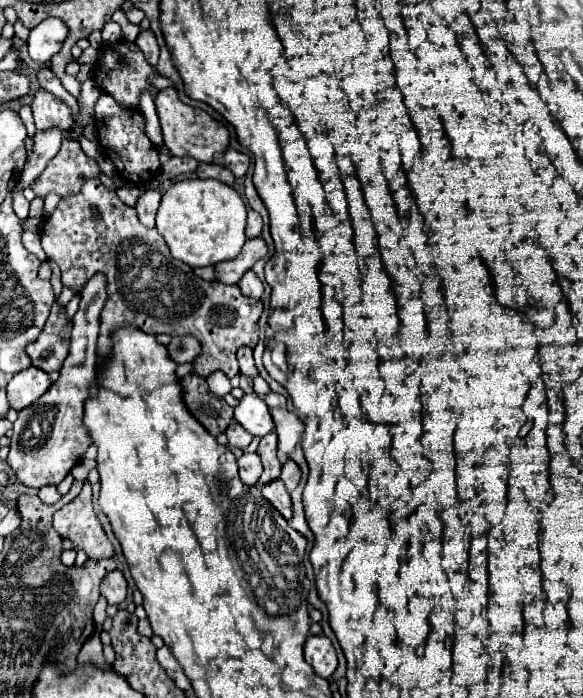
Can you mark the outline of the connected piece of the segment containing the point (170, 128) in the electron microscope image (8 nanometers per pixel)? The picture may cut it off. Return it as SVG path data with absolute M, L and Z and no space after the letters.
M165 88L155 96L157 114L161 120L163 144L169 148L171 156L191 156L197 162L213 162L215 154L223 154L229 146L229 132L227 128L211 118L207 112L187 106L179 100L175 88Z

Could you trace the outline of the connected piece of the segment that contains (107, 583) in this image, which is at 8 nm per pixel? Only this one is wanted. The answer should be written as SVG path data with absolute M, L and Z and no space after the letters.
M113 570L101 582L101 594L107 598L109 604L121 604L127 596L127 582L119 570Z

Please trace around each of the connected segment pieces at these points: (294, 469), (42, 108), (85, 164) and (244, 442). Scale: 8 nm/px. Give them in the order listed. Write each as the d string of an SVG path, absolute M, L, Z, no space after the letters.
M287 460L287 462L283 464L281 480L285 482L285 488L287 488L289 492L293 492L293 490L297 488L297 484L299 484L299 480L301 480L301 470L299 470L299 466L297 466L293 460Z
M37 90L31 110L37 130L59 128L61 132L69 132L73 128L73 114L69 106L47 90Z
M63 140L61 150L53 160L49 160L43 176L33 184L37 196L47 196L51 190L59 196L77 194L81 190L81 180L89 176L99 176L99 166L95 160L89 160L79 142Z
M235 420L229 424L225 434L227 434L227 440L229 440L229 448L233 448L233 446L235 448L245 448L253 440L253 436L249 436L249 432L245 432L245 428Z

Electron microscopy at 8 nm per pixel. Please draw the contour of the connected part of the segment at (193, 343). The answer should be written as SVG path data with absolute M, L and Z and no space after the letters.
M175 336L169 342L167 350L171 360L175 360L177 364L185 364L191 362L201 352L201 344L193 336Z

